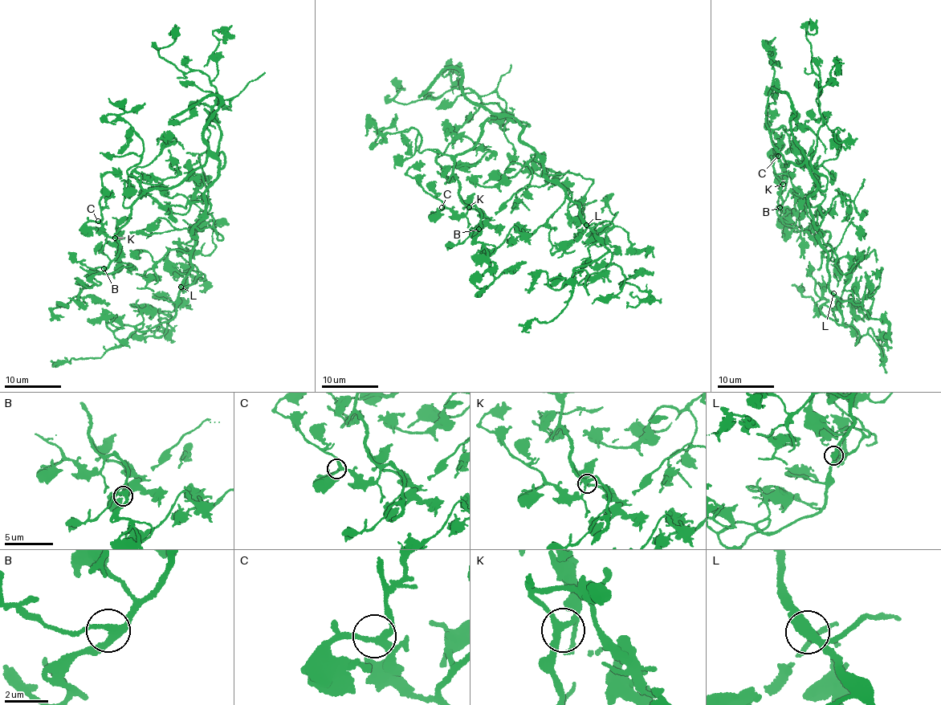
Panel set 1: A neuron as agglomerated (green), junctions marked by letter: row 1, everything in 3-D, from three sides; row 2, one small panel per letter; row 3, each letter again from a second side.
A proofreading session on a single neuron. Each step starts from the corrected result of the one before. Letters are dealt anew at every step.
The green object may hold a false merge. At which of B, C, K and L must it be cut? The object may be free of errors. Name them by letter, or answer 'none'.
none

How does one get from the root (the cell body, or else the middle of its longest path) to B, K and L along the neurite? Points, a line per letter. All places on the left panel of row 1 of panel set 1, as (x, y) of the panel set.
B: (204, 193), (219, 169), (219, 161), (209, 156), (177, 185), (139, 197), (115, 234), (119, 254), (103, 268)
K: (204, 193), (219, 169), (219, 161), (209, 156), (177, 185), (144, 193), (115, 238)
L: (204, 193), (204, 218), (193, 226), (192, 234), (194, 250), (190, 255), (191, 271), (181, 287)

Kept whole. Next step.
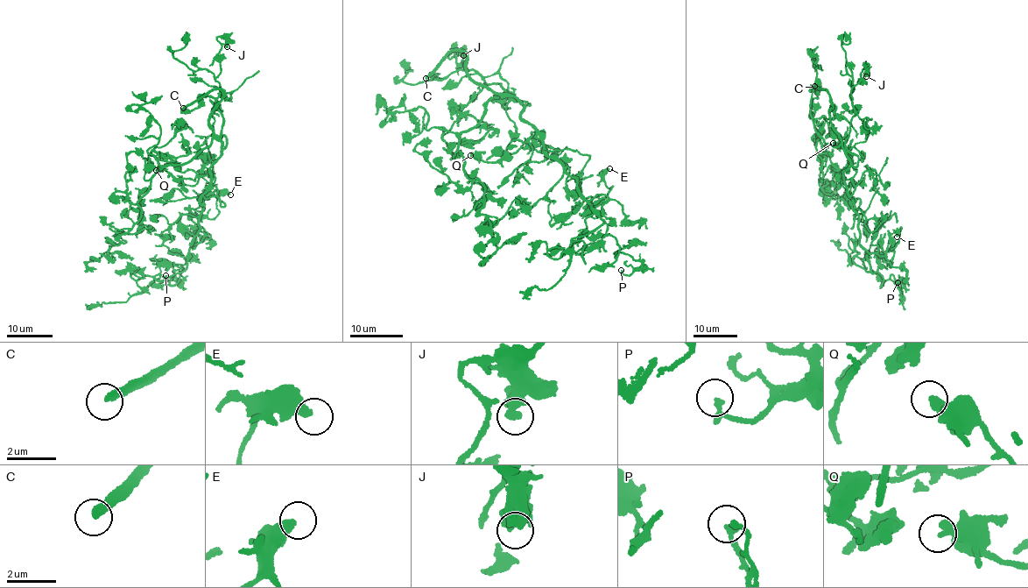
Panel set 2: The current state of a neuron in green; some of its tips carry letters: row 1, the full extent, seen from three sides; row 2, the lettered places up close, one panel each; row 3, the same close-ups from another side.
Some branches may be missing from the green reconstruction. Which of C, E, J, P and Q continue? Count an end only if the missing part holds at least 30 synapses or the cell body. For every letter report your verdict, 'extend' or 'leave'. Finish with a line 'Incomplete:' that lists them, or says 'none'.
C: extend
E: leave
J: leave
P: leave
Q: leave
Incomplete: C

